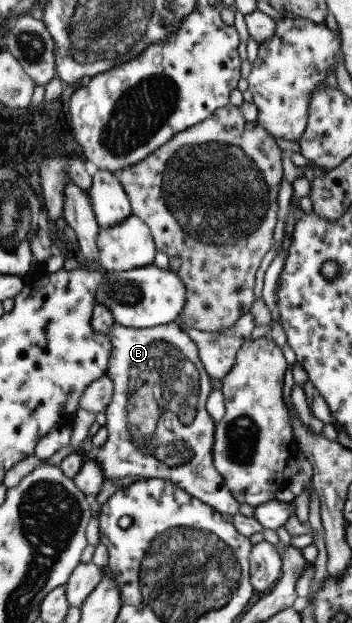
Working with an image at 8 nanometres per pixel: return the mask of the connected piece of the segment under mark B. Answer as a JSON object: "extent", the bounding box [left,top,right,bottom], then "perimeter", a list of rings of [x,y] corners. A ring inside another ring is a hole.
{"extent":[86,321,241,517],"perimeter":[[[179,321],[144,329],[115,323],[108,334],[113,354],[107,377],[112,378],[115,386],[112,401],[105,411],[108,438],[100,448],[86,447],[86,460],[96,460],[104,468],[106,479],[142,477],[170,480],[219,513],[233,517],[241,513],[241,503],[227,488],[224,477],[215,466],[217,424],[207,410],[207,403],[216,383],[204,368],[199,345],[183,330]]]}

